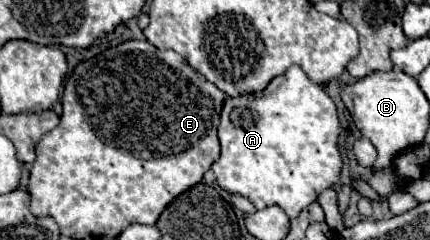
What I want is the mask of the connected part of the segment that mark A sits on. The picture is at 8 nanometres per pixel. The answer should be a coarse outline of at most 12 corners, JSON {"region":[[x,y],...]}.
{"region":[[301,67],[221,111],[217,183],[289,219],[339,181]]}

